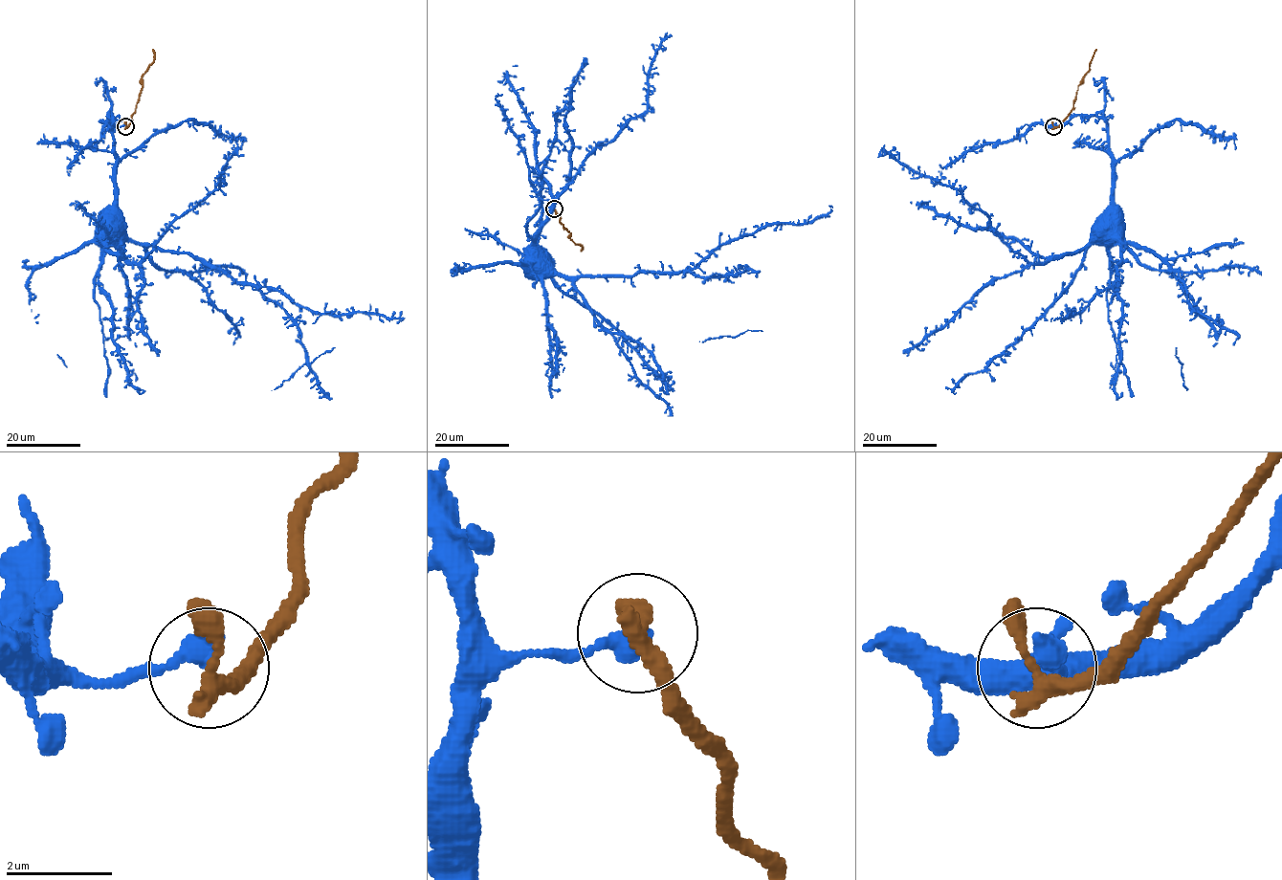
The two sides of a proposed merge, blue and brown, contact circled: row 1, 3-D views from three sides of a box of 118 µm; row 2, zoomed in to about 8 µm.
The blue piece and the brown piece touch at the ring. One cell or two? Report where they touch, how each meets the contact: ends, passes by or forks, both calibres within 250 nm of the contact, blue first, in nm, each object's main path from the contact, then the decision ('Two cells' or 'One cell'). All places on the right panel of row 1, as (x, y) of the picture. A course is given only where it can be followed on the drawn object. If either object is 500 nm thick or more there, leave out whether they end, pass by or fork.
Place: (1053, 126). At the ring blue ends. At the ring brown passes by. Thickness 440 nm (blue) against 320 nm. Course of blue: (1054, 126), (1066, 124), (1078, 115), (1096, 115), (1106, 123), (1112, 167), (1111, 206), (1102, 215), (1108, 216). Course of brown: (1053, 126), (1057, 126), (1073, 106), (1078, 85), (1089, 70), (1096, 49). Two cells

